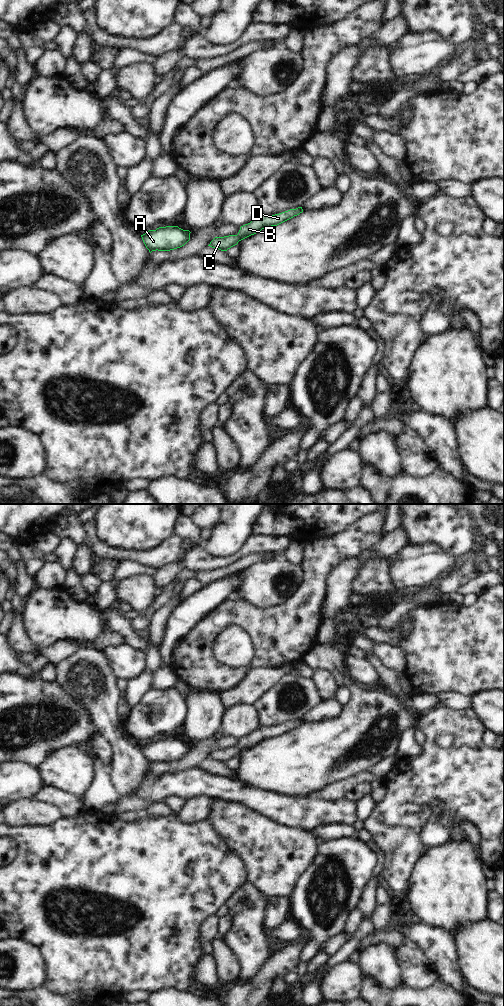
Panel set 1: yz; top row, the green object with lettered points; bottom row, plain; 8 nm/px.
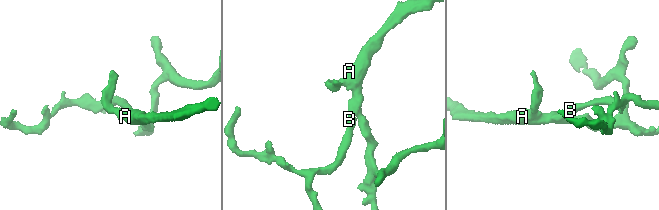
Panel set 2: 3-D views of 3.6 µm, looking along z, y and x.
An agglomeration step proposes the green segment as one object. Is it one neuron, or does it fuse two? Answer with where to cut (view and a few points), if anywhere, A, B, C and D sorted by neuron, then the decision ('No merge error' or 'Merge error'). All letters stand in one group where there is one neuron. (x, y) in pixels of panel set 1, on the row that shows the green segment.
No split. Groups: A B C D. No merge error.

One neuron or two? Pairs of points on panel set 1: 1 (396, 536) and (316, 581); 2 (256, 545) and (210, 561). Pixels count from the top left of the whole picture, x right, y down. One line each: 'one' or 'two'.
1: two
2: one

